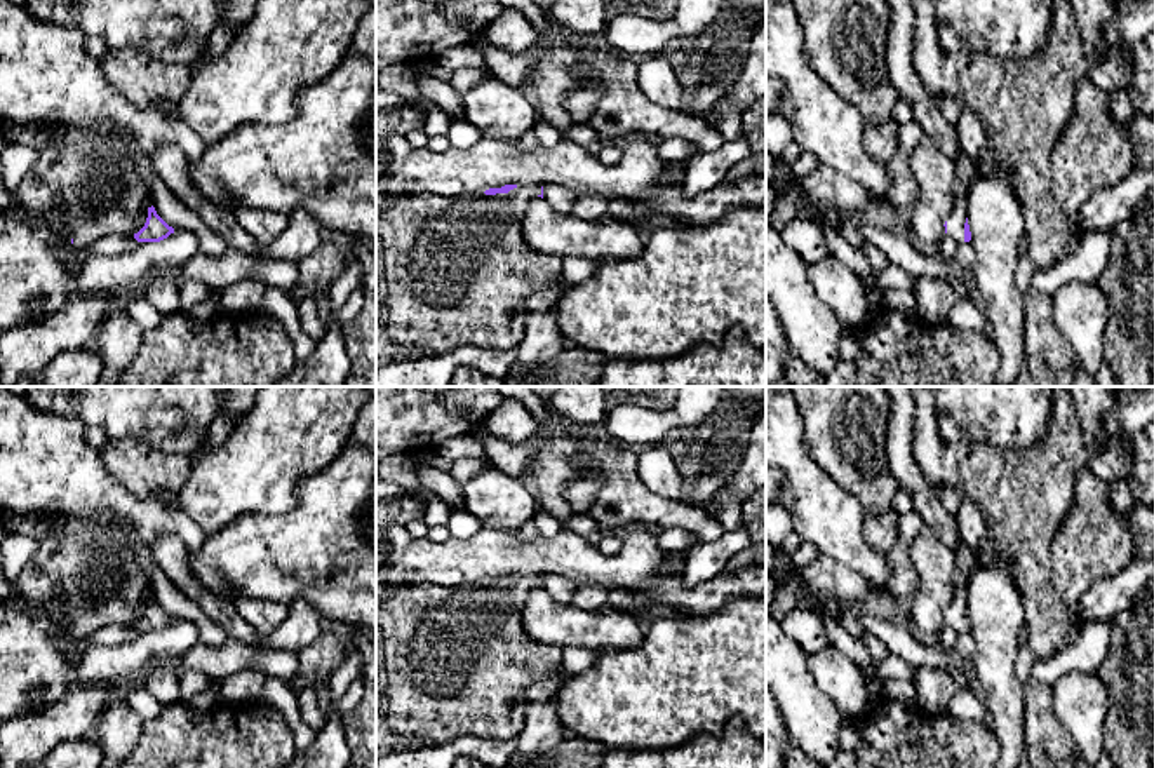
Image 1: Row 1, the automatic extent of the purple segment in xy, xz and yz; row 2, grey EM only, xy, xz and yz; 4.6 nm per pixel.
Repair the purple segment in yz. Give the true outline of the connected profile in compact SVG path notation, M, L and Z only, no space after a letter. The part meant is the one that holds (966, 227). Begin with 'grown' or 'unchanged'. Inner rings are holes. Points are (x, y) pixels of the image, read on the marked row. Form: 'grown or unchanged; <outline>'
grown; M966 197L956 200L956 207L945 221L945 233L957 244L969 242L971 232L966 218Z

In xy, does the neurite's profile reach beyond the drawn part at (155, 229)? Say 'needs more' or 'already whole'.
already whole

